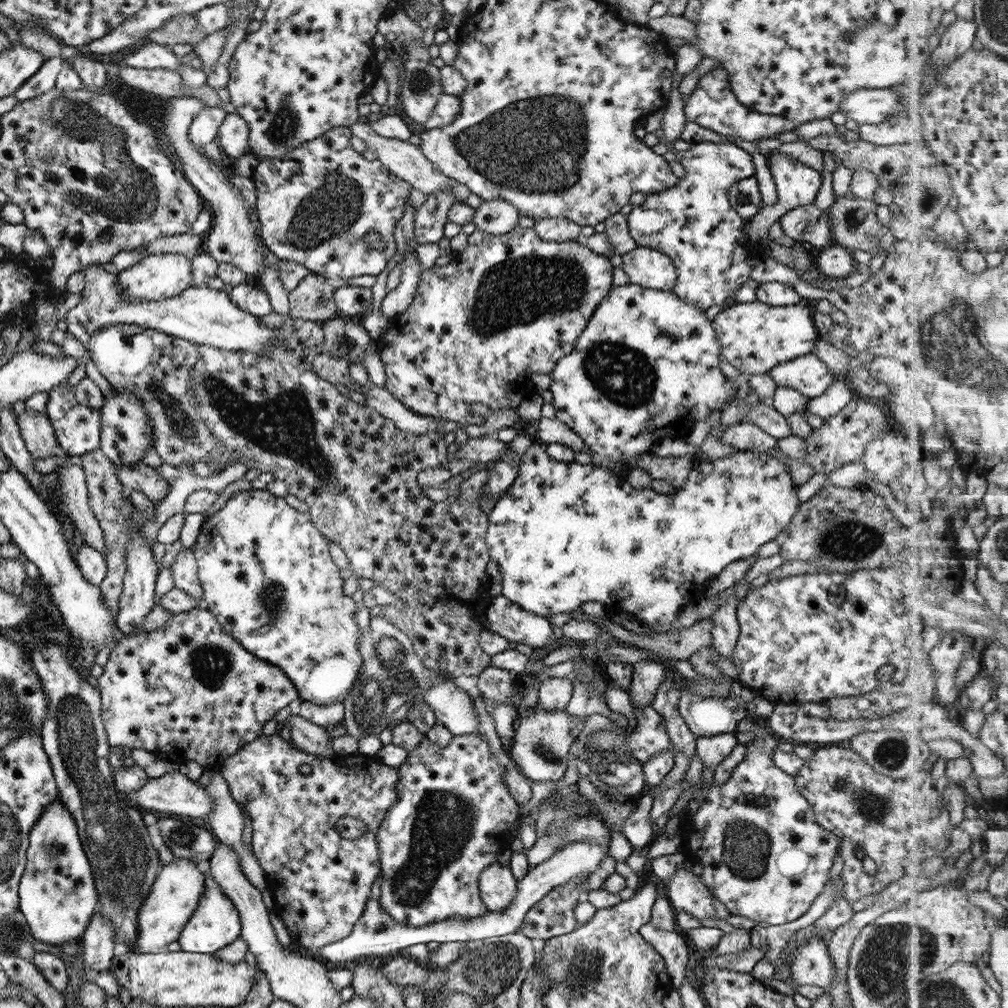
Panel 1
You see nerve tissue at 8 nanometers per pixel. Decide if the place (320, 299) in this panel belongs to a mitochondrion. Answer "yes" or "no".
yes

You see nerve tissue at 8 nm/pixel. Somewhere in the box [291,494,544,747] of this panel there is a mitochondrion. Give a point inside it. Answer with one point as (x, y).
(382, 675)

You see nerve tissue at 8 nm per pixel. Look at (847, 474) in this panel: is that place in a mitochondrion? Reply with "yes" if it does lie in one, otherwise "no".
no

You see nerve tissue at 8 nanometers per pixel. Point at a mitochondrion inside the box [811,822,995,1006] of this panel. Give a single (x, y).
(892, 950)

